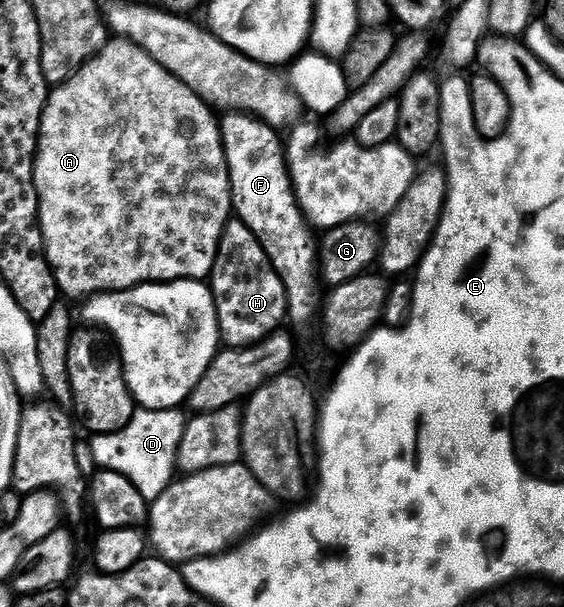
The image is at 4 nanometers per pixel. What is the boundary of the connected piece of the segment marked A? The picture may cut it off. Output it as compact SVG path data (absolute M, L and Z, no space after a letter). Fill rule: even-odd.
M110 40L102 49L96 58L86 63L84 67L84 75L94 86L74 86L75 84L63 84L53 87L49 91L46 99L46 111L42 113L42 127L38 133L38 153L34 159L34 187L38 193L38 221L37 225L42 231L42 242L46 246L46 258L50 262L50 269L54 272L54 279L58 282L58 289L63 295L66 294L70 298L79 298L85 300L96 294L105 294L116 290L133 290L136 286L144 286L147 284L161 284L163 282L181 282L183 280L206 280L209 279L214 261L218 255L218 245L222 243L222 233L227 222L232 218L232 203L230 201L230 173L228 172L228 164L226 163L226 153L222 147L222 131L220 129L219 119L214 118L214 114L210 111L211 107L204 101L200 95L190 87L186 87L176 76L169 74L156 60L149 57L145 51L139 49L133 42L127 40ZM122 77L124 81L119 86L114 86L113 78Z

